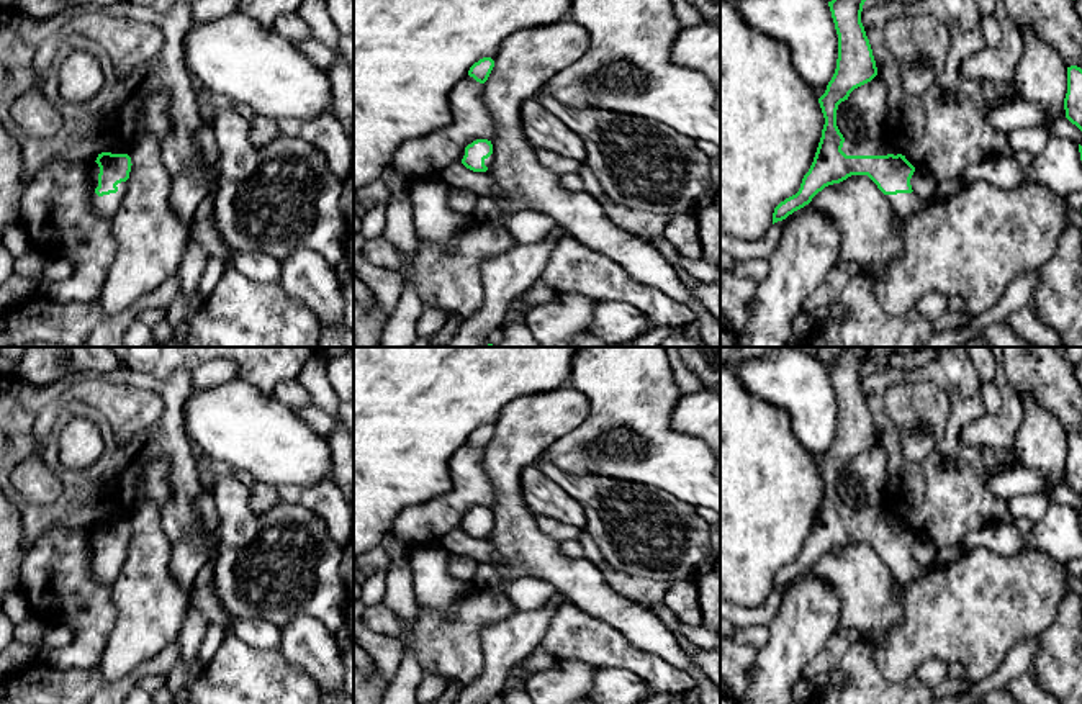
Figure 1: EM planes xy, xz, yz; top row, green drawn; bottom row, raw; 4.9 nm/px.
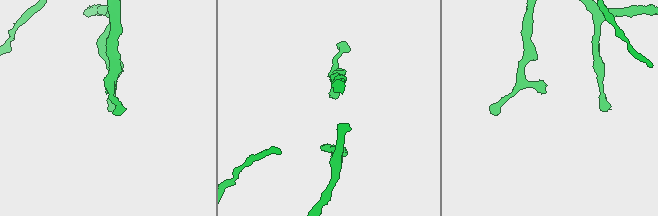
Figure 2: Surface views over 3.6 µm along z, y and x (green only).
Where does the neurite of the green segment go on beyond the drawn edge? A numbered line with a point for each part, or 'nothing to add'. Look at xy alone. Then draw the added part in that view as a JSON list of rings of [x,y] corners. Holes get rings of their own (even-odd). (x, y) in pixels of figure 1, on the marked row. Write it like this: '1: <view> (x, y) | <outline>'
1: xy (107, 207) | [[[97,162],[92,164],[90,174],[92,174],[92,185],[93,185],[92,187],[93,211],[101,218],[113,219],[113,216],[118,213],[118,210],[121,206],[121,200],[123,200],[124,192],[128,188],[128,180],[116,185],[118,187],[116,193],[98,196],[95,193],[95,188],[98,187],[98,174],[100,174],[100,167]]]

